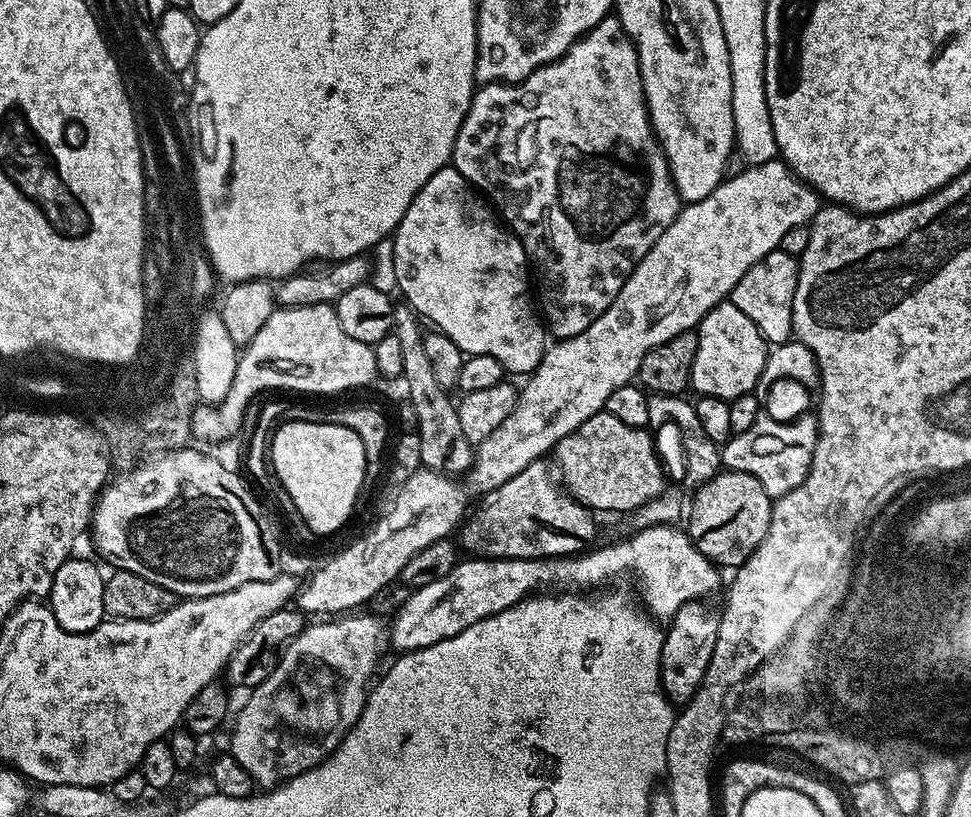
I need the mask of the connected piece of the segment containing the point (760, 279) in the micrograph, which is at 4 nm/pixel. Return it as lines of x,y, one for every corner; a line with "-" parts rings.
779,250
752,266
734,286
730,302
738,306
765,336
769,345
787,344
794,336
794,309
798,299
796,284
801,283
801,261

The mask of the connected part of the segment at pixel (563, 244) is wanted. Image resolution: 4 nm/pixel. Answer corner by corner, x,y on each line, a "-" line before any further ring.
615,14
605,16
588,35
581,36
568,49
566,55
552,64
543,64
541,68
531,72
525,80
485,83
473,95
472,105
468,107
468,114
460,127
460,136
452,151
450,164
462,173
473,188
491,201
495,211
502,217
503,223
510,226
511,231
515,232
524,243
531,267
535,275
536,272
540,275
540,296
544,299
542,316
546,321
547,331
551,335
553,332
556,340
569,340
572,336
582,334
607,311
608,307
619,298
628,276
640,263
640,259
658,242
658,238
662,238
662,234
674,223
682,207
680,193
674,187
668,157
664,155
664,148
656,139
656,134
652,131
652,122
648,119
648,101
644,98
644,74
636,42
625,33
620,17

